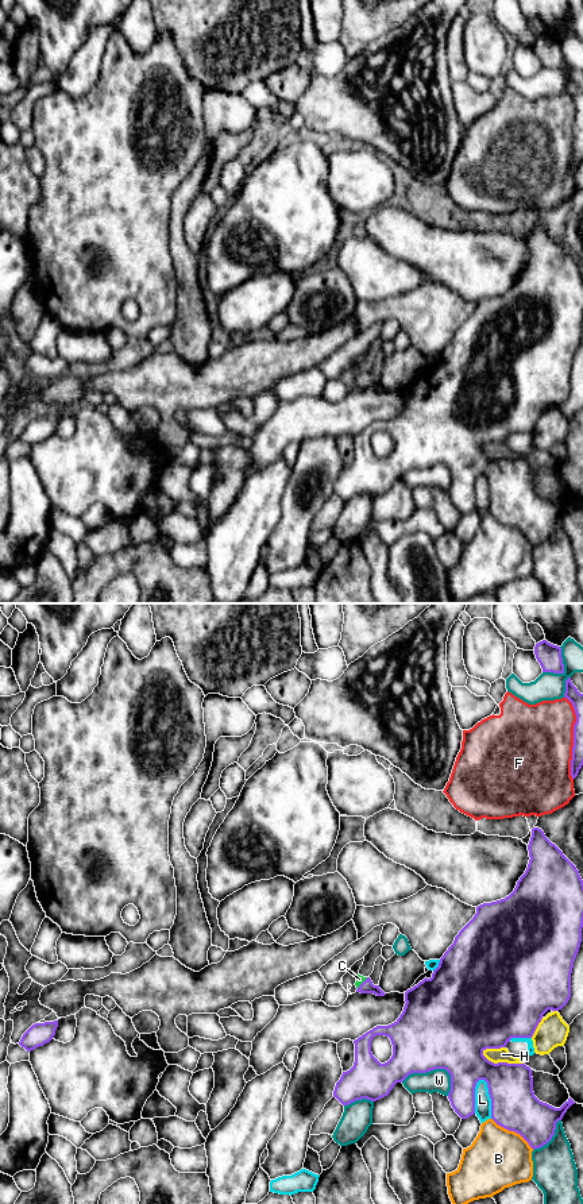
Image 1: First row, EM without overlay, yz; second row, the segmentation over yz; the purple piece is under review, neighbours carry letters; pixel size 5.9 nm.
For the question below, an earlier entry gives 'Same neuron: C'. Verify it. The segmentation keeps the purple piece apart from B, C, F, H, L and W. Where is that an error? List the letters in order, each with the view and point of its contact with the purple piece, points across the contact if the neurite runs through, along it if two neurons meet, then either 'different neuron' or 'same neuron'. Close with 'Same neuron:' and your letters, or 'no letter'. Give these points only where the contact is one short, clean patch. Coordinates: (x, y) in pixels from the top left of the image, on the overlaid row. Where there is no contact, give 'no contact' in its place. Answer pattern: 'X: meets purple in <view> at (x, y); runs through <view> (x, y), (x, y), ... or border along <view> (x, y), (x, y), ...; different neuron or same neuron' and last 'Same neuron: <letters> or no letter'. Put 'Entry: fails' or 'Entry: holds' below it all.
B: meets purple in yz at (513, 1130); different neuron
C: meets purple in yz at (362, 983); runs through yz (366, 987), (362, 983), (359, 979); same neuron
F: meets purple in yz at (574, 739); different neuron
H: meets purple in yz at (501, 1062); different neuron
L: meets purple in yz at (490, 1098); different neuron
W: meets purple in yz at (433, 1069); different neuron
Same neuron: C
Entry: holds

